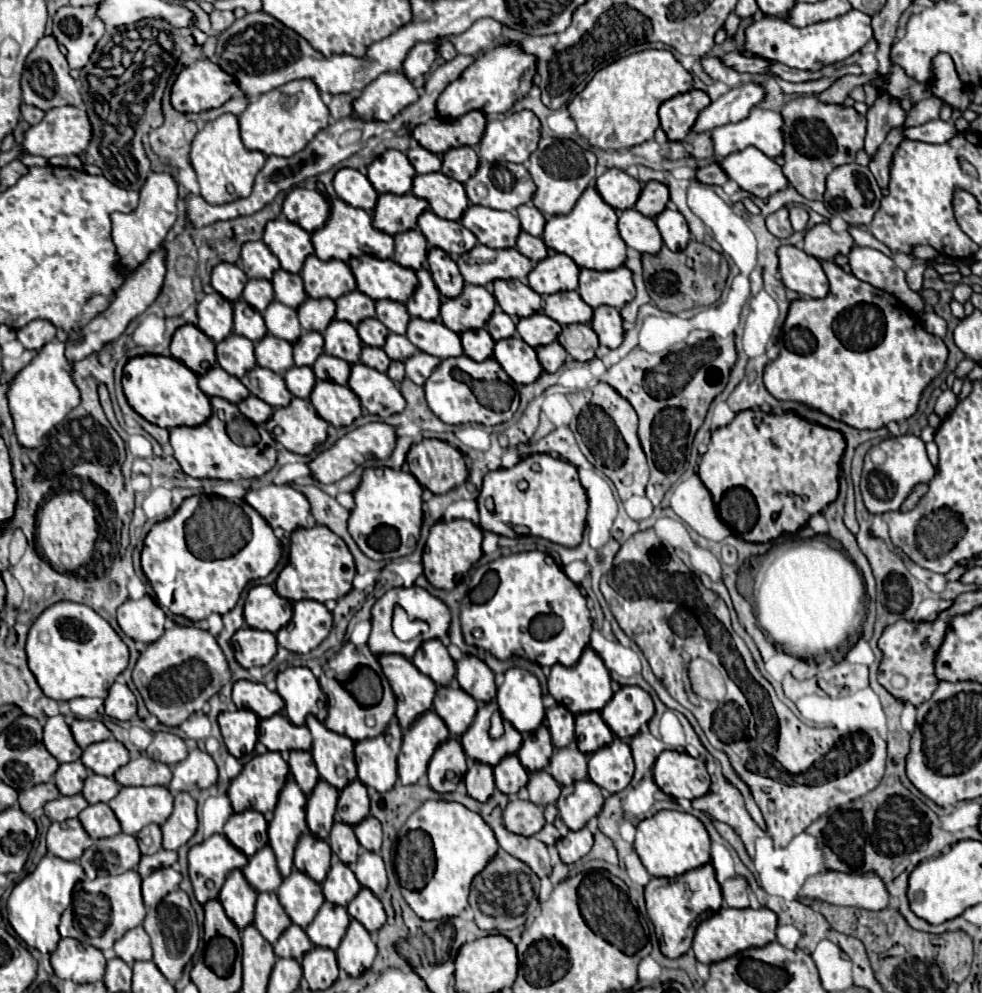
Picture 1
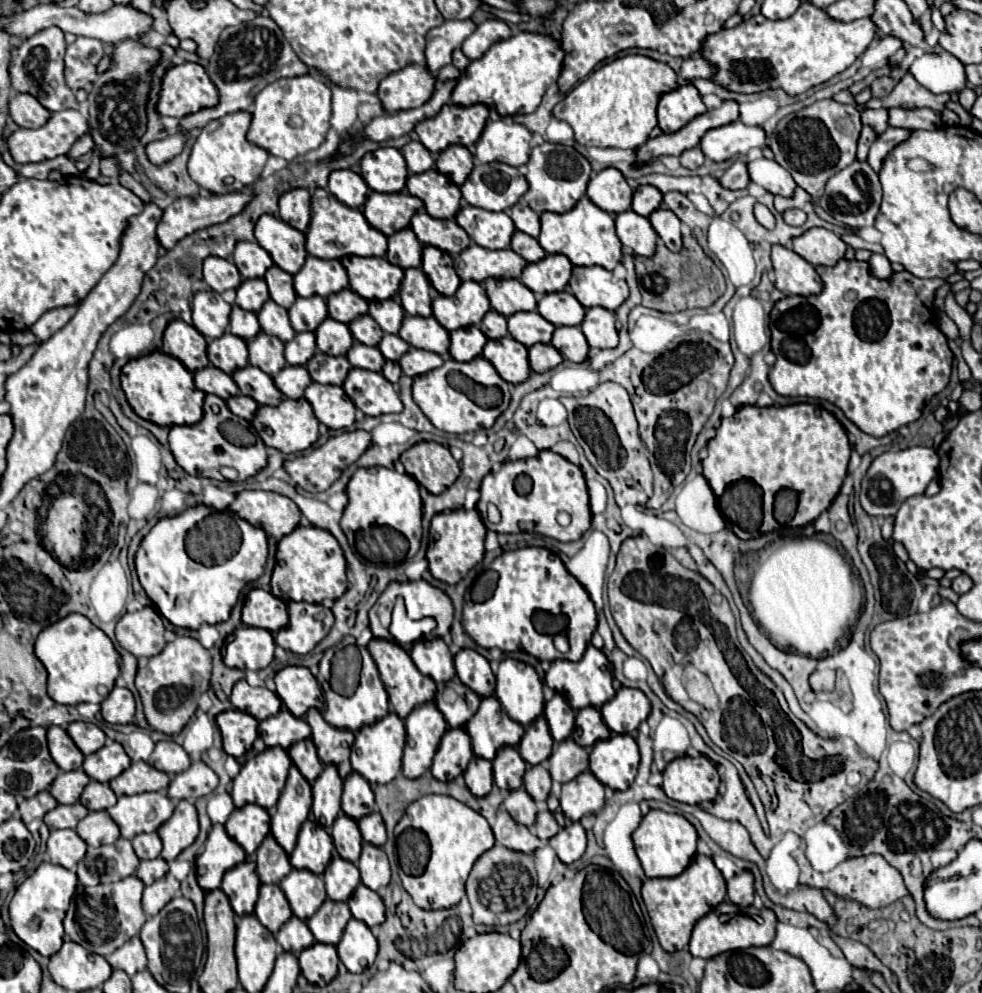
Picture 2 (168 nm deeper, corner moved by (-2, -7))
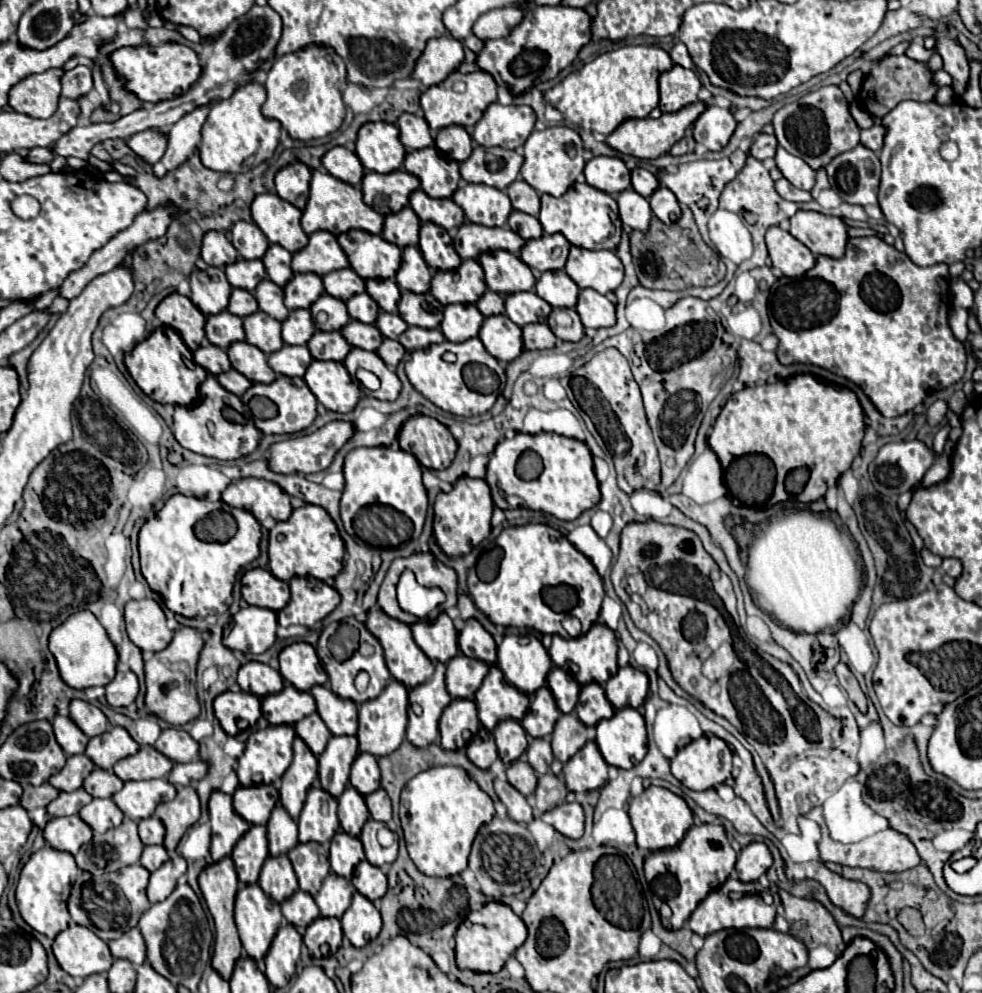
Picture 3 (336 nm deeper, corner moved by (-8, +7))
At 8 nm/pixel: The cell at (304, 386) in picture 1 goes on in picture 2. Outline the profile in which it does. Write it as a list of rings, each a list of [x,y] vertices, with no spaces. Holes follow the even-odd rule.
[[[286,366],[278,376],[274,376],[274,384],[284,396],[298,400],[304,396],[304,388],[312,384],[312,378],[304,366]]]

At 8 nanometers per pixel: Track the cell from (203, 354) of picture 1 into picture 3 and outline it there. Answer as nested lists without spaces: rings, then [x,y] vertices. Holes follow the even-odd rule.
[[[178,292],[168,294],[156,306],[156,318],[162,324],[174,328],[190,350],[196,350],[204,342],[206,316],[190,302],[188,296],[182,296]]]

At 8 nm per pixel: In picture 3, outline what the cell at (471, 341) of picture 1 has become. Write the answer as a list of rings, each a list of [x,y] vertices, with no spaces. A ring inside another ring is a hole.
[[[450,304],[444,308],[440,330],[450,342],[464,342],[478,336],[484,316],[474,304]]]

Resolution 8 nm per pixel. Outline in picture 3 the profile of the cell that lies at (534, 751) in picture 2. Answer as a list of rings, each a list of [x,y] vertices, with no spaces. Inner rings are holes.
[[[542,686],[542,690],[536,690],[532,694],[530,706],[520,724],[532,738],[544,738],[554,730],[558,716],[560,710],[558,706],[554,706],[554,696],[550,694],[550,688]]]

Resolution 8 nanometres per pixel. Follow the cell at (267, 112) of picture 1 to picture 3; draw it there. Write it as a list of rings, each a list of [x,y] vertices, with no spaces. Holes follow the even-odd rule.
[[[310,44],[302,50],[280,56],[268,70],[264,86],[268,98],[262,106],[262,114],[278,120],[294,140],[322,138],[338,130],[346,116],[346,106],[342,102],[342,92],[346,88],[346,66],[342,58],[330,50],[330,46]]]

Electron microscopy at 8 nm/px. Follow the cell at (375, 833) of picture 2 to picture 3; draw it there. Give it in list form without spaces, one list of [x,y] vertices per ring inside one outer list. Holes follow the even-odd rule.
[[[378,788],[374,794],[366,796],[366,806],[370,810],[370,816],[380,822],[388,822],[392,818],[392,804],[386,794],[386,790]]]

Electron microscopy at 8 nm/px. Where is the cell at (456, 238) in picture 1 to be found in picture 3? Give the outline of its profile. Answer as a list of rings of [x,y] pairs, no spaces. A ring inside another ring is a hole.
[[[422,190],[410,194],[410,208],[422,222],[434,222],[446,230],[458,228],[464,222],[464,212],[452,198],[430,198]]]

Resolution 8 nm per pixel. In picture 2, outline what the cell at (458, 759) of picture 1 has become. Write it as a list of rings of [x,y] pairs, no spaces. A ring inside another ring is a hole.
[[[448,728],[430,766],[432,776],[440,782],[452,782],[464,774],[464,768],[468,766],[470,758],[472,758],[472,748],[468,734],[462,728],[456,730]]]

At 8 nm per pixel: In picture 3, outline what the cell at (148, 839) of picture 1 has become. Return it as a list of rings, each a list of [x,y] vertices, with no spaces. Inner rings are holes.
[[[150,816],[150,818],[144,818],[138,822],[138,832],[140,832],[140,838],[144,844],[162,844],[164,840],[164,824],[160,818],[156,816]]]

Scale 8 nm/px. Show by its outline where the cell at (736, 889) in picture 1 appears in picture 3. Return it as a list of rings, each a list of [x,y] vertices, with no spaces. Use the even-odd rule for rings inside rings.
[[[750,842],[742,848],[736,862],[736,872],[742,882],[754,882],[772,866],[772,854],[764,842]]]

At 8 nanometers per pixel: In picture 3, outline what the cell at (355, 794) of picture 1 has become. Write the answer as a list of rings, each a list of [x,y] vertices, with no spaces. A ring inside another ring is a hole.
[[[360,752],[356,756],[350,772],[350,784],[364,796],[380,788],[380,768],[372,754]]]

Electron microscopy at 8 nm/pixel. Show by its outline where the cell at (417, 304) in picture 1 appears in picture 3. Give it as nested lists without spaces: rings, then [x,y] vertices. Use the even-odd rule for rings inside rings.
[[[414,246],[402,248],[402,262],[396,272],[396,284],[400,286],[400,290],[408,290],[408,292],[416,292],[416,294],[428,292],[430,270],[418,248],[414,248]]]

